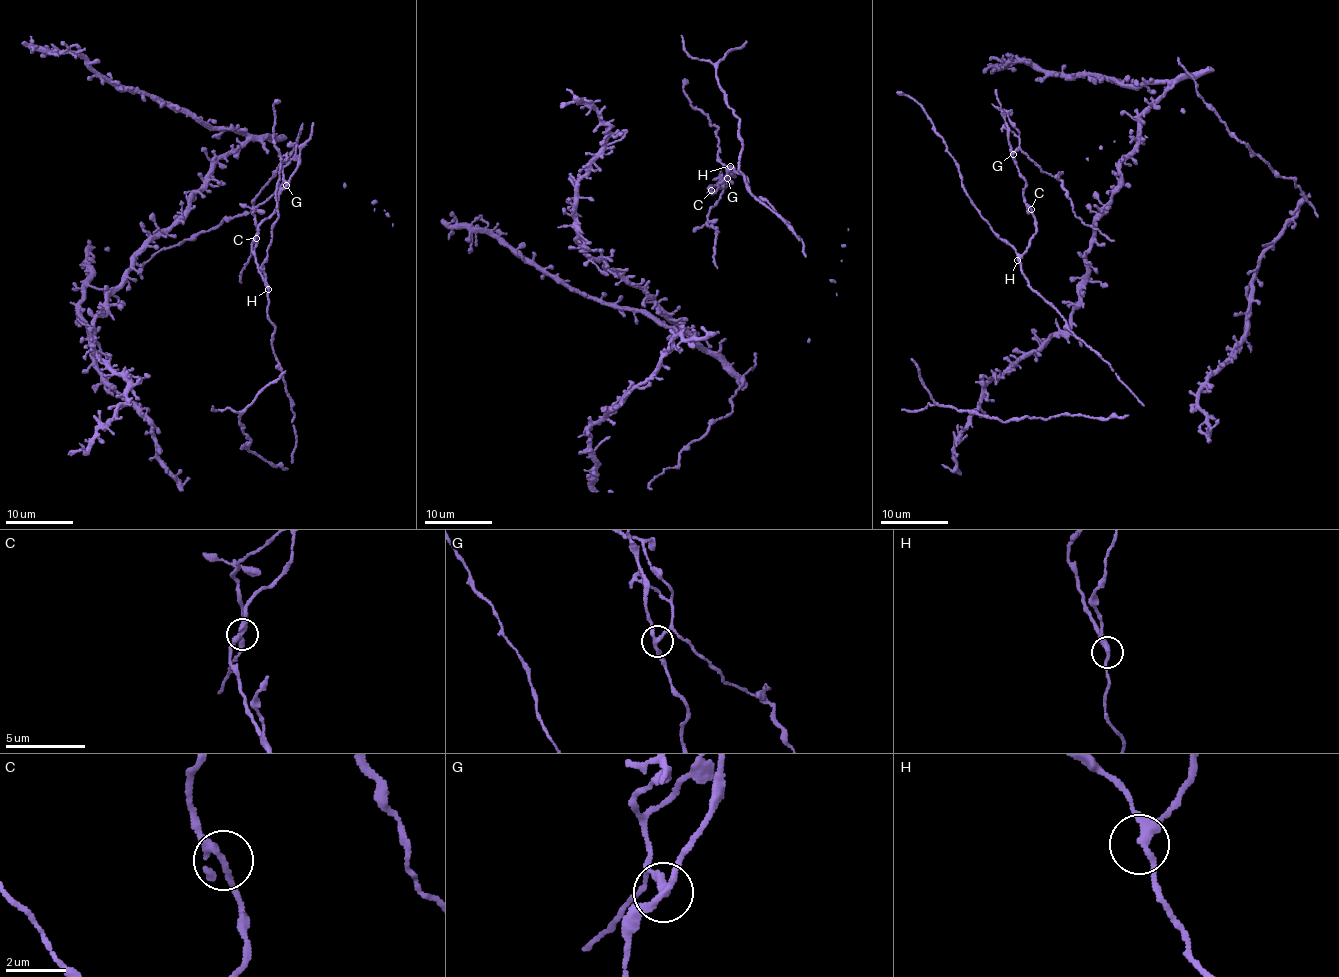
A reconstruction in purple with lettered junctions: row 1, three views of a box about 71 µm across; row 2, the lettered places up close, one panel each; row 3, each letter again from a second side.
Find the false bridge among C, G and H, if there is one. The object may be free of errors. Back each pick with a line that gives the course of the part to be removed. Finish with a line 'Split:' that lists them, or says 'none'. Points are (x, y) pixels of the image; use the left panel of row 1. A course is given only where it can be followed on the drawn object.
G: (286, 185), (282, 183), (255, 210), (255, 248), (246, 262), (240, 282)
Split: G

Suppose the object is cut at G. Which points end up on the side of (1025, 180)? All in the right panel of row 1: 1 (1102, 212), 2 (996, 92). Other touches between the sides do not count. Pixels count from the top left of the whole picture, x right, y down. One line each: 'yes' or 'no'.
1: yes
2: yes

